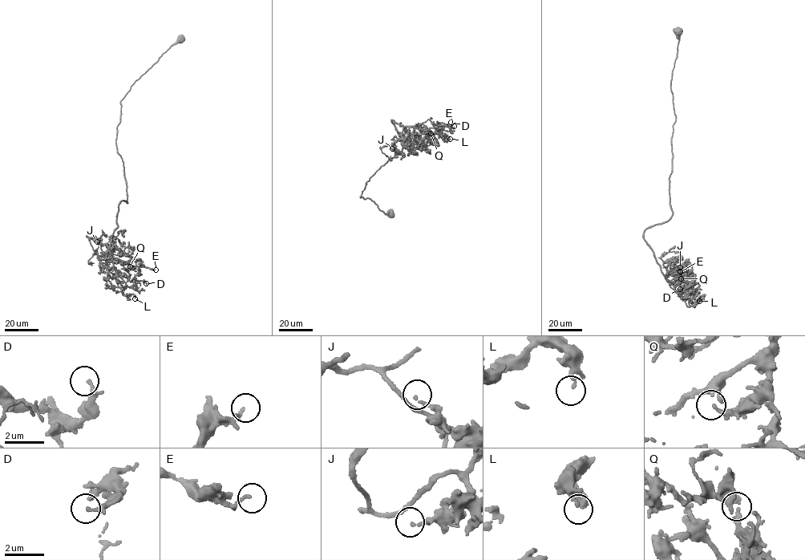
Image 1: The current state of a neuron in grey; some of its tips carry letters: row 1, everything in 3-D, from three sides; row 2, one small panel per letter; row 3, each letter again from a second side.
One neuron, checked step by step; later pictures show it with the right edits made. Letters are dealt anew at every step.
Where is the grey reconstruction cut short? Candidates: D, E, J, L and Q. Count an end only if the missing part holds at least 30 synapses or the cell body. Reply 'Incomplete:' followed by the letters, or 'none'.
Incomplete: none

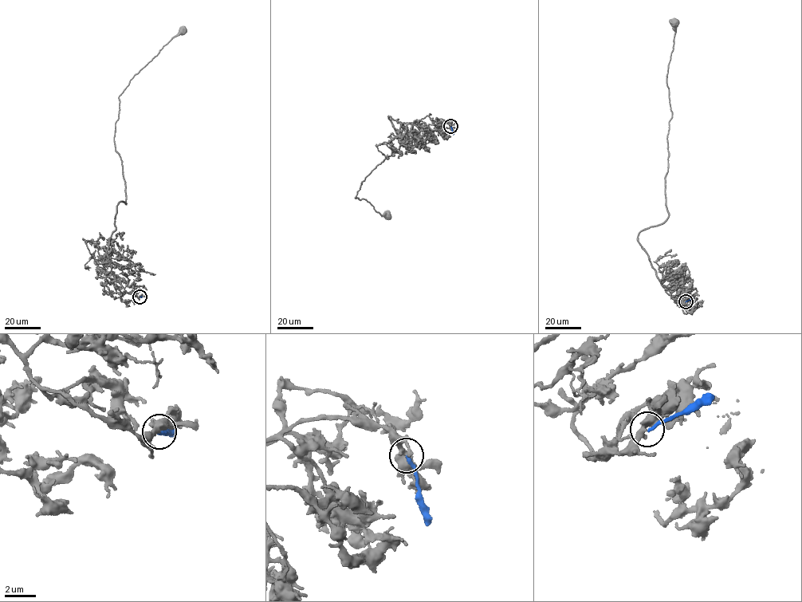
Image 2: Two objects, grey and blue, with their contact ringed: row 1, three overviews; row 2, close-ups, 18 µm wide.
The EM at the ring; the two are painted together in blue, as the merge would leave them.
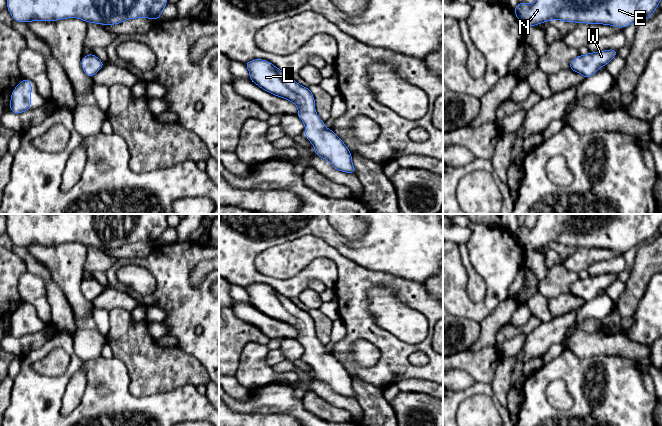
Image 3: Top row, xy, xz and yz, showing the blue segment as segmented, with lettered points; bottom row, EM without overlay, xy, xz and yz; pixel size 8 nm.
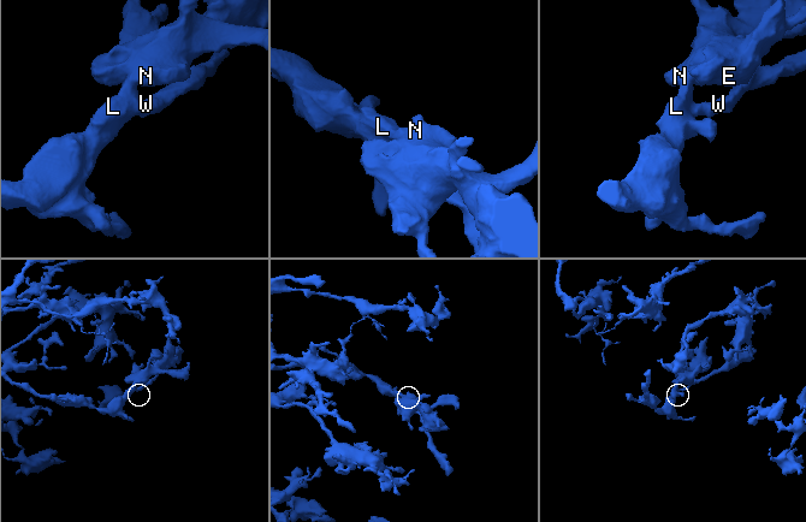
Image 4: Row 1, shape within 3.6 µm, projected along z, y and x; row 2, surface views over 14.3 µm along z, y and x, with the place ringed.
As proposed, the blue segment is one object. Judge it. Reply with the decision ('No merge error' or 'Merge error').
No merge error

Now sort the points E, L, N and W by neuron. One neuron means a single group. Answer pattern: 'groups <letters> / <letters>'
groups E L N W

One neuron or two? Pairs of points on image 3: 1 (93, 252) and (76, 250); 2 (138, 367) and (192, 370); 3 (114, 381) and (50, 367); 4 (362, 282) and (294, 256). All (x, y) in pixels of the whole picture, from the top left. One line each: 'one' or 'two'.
1: two
2: one
3: two
4: one

